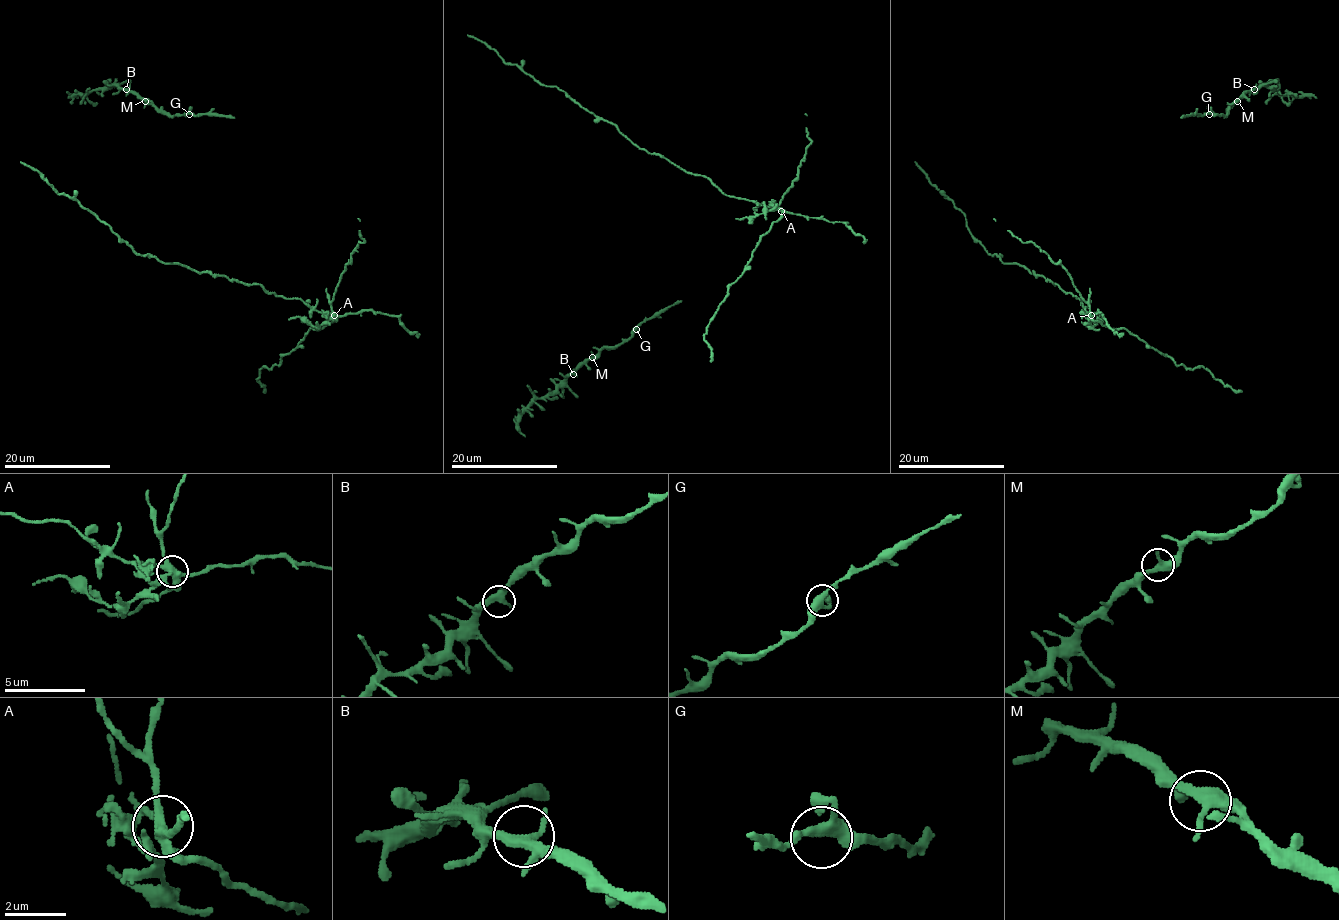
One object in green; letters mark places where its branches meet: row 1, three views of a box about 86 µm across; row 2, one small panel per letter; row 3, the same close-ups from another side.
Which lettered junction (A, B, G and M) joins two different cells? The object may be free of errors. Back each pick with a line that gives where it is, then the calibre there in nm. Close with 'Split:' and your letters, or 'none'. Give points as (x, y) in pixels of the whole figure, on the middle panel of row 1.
A: place (781, 211); calibre 320 nm
Split: A

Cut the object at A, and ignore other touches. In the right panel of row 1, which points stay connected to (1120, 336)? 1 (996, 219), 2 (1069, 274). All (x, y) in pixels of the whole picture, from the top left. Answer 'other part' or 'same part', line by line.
1: other part
2: other part

